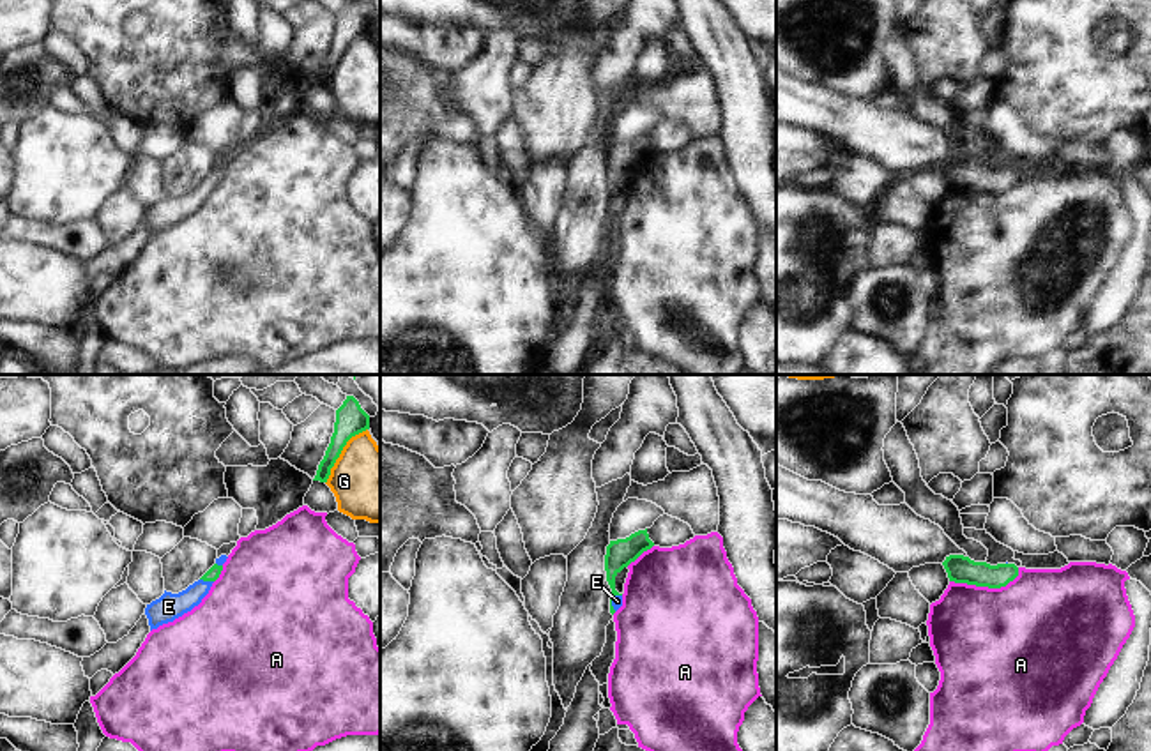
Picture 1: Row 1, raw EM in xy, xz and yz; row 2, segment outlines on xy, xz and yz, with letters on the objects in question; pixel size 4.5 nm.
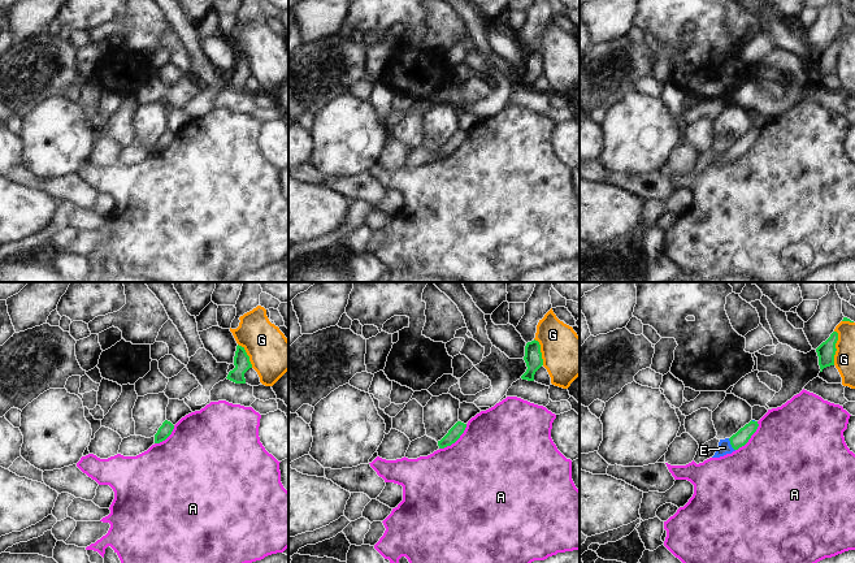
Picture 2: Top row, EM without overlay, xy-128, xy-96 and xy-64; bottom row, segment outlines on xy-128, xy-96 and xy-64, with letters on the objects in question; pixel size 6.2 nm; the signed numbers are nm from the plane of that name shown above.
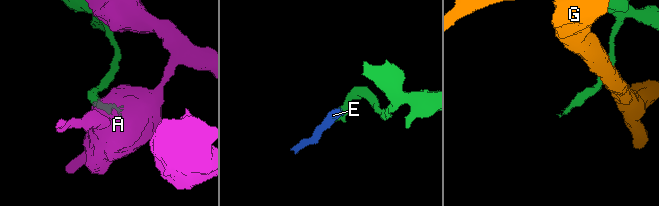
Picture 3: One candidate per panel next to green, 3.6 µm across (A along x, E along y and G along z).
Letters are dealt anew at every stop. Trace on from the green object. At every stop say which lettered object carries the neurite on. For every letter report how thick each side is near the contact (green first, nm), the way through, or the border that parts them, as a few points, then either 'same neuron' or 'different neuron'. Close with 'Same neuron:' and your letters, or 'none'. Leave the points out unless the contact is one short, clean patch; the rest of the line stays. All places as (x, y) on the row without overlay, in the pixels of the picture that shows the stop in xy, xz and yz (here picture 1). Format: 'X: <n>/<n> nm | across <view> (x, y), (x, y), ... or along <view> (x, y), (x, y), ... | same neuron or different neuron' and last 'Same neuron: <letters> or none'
A: 130/480 nm | different neuron
E: 60/120 nm | across xy (214, 175), (207, 184), (188, 204), (168, 211) | same neuron
G: 140/340 nm | along xy (366, 32), (347, 46), (326, 87) | different neuron
Same neuron: E

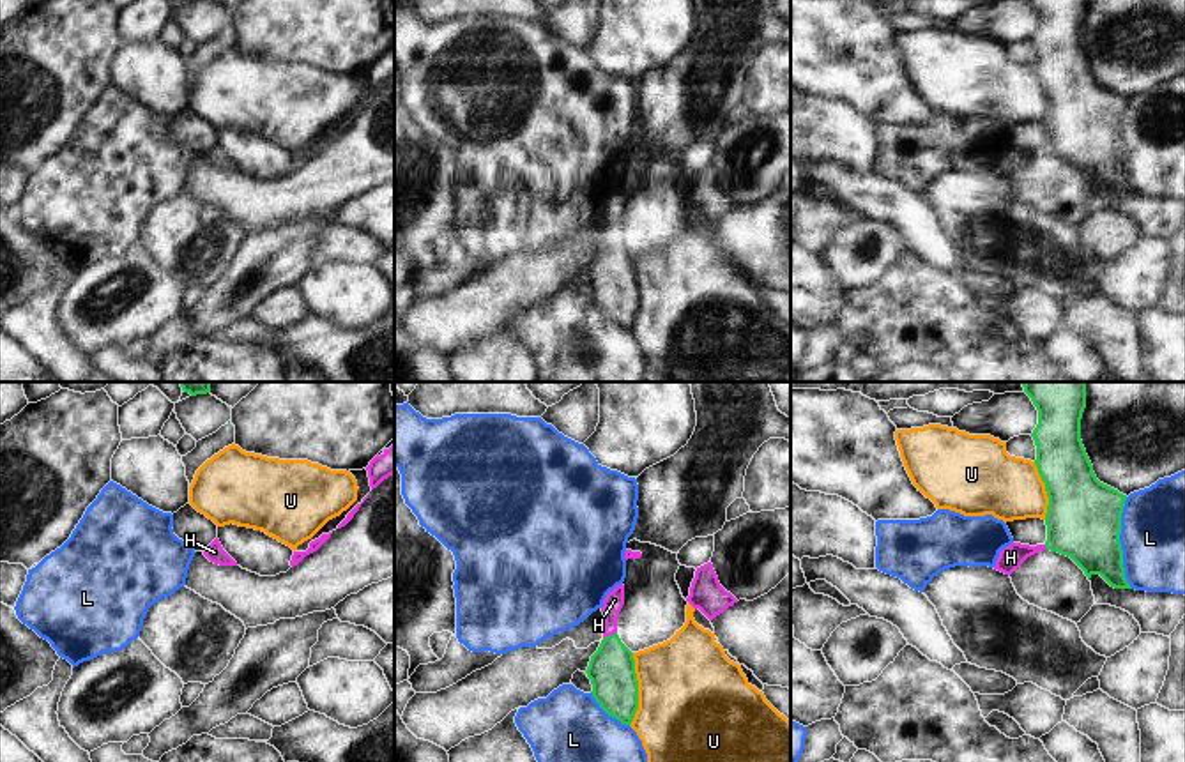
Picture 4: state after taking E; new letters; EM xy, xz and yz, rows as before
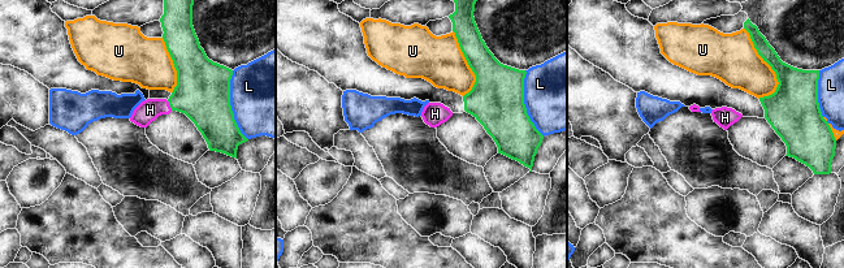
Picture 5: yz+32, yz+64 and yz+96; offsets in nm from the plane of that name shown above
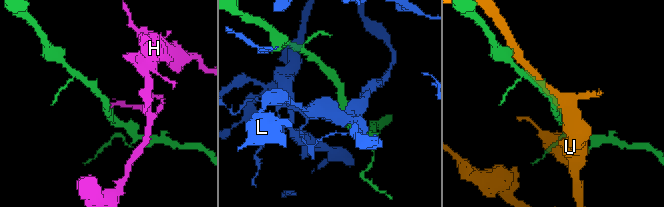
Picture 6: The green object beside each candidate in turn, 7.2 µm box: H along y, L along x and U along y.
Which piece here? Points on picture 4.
H: 200/90 nm | across xz (612, 278), (611, 239), (611, 211), (614, 204) | same neuron
L: 340/300 nm | different neuron
U: 200/480 nm | different neuron
Same neuron: H

